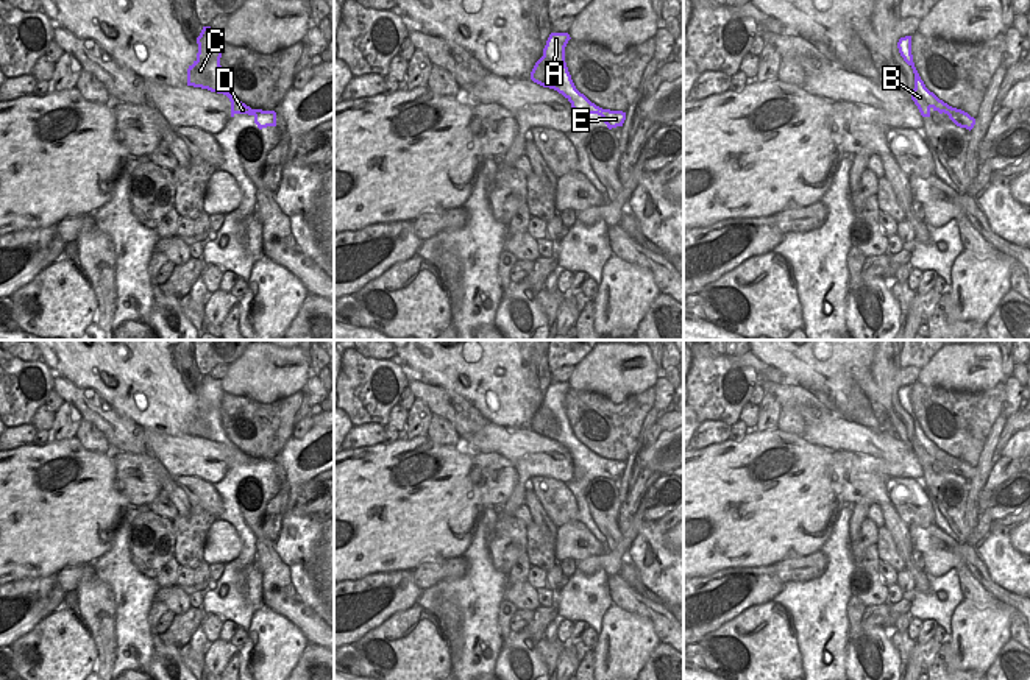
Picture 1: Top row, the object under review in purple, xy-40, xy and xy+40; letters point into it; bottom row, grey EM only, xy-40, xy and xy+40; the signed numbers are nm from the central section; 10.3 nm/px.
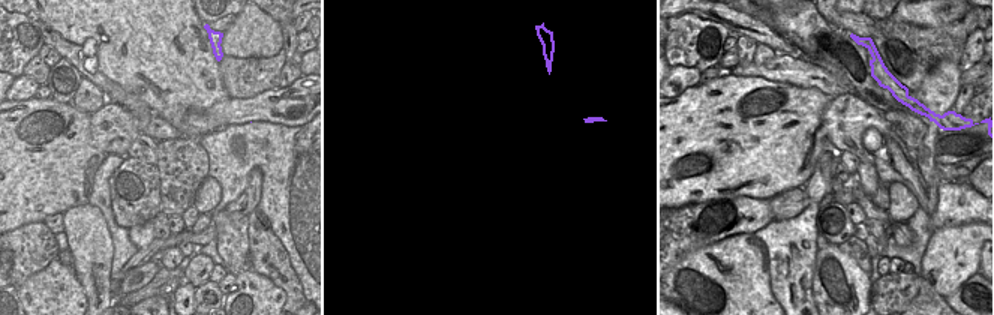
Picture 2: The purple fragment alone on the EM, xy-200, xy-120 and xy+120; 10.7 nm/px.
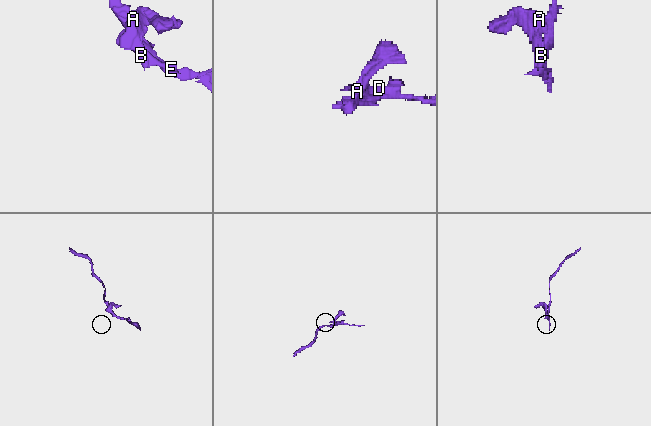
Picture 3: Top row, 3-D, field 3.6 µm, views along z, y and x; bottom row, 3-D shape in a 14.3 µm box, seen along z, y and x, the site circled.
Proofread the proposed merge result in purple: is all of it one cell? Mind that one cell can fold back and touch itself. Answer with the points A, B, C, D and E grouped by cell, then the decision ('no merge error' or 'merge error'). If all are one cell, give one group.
groups A B C D / E; merge error

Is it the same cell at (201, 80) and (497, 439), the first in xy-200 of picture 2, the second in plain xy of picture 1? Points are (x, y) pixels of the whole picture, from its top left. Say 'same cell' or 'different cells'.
different cells

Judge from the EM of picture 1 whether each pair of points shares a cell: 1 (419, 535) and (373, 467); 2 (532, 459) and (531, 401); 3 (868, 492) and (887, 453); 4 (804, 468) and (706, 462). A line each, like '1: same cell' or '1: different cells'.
1: same cell
2: different cells
3: different cells
4: same cell

